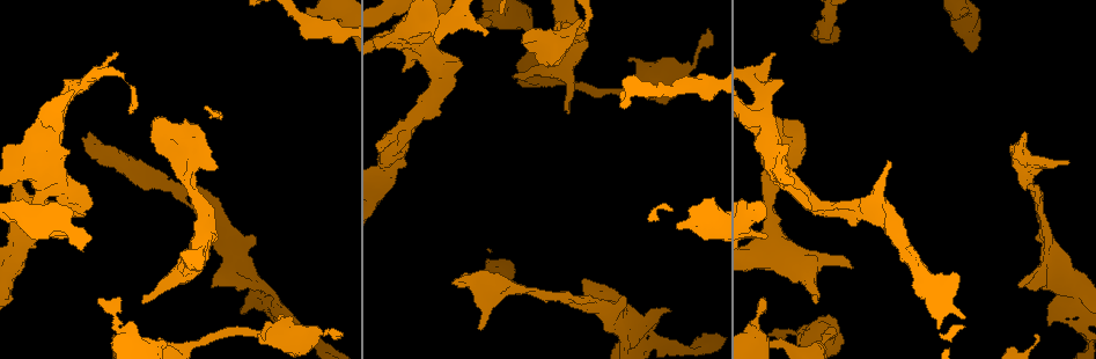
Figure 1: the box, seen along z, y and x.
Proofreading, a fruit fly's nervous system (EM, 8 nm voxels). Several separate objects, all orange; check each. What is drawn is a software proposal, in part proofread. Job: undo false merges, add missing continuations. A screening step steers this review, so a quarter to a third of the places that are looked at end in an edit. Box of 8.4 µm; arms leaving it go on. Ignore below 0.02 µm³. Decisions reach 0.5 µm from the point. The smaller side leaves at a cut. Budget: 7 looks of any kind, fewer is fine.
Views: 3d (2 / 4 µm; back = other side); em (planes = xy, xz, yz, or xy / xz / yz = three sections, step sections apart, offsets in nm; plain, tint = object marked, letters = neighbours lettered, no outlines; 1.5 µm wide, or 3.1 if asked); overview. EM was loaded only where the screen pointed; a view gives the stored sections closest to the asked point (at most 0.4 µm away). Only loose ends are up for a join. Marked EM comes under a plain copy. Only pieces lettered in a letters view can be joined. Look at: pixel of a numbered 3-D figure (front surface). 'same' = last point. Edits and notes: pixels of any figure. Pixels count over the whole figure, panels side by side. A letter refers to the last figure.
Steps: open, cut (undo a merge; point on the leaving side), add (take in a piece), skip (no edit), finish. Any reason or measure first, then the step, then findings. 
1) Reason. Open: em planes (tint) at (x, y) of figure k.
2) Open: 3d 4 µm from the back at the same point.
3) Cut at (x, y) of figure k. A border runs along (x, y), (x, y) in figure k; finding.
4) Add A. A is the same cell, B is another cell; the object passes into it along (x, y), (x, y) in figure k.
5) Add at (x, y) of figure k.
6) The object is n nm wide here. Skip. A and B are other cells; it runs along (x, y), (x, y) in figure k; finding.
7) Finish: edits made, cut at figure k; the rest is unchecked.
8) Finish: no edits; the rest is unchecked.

Abrupt turn. Open: 3d 4 µm at (255, 292) of figure 1.

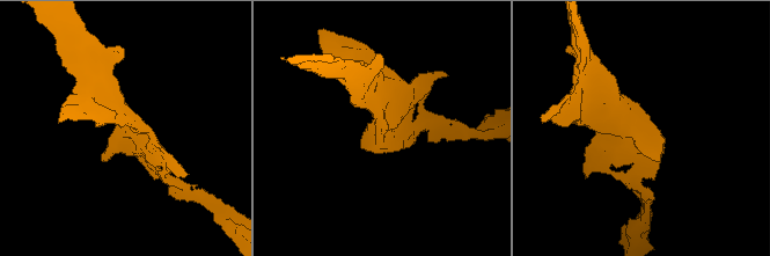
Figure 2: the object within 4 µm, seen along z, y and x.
Open: em planes (tint) at (631, 123) of figure 2.

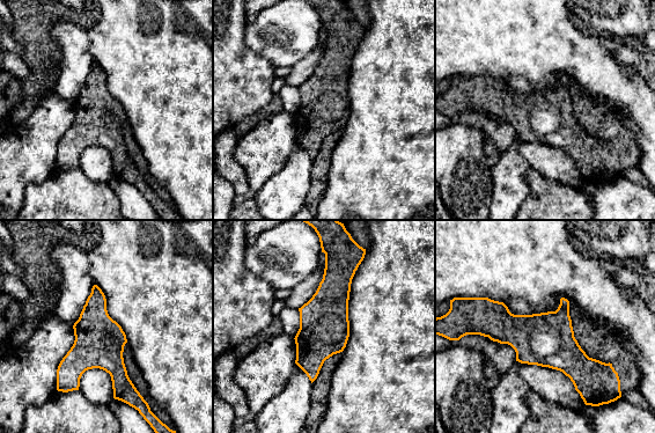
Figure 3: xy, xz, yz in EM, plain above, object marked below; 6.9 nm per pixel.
Open: em planes (letters) at the same point.

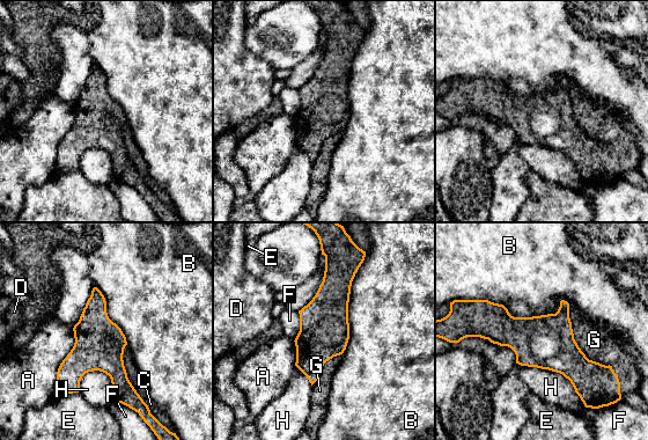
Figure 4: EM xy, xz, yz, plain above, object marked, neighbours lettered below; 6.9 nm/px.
The longest contact is with B, 650 nm. Skip. A, B, C, D, E, F, G and H are other cells; a border runs along (473, 299), (514, 316), (569, 307) in figure 4; all the same neuron.

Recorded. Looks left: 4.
An open end. Open: 3d 4 µm at (224, 212) of figure 1.

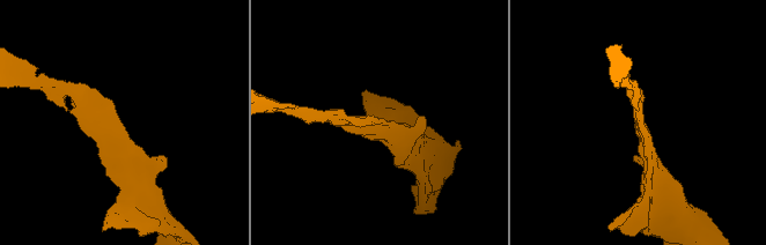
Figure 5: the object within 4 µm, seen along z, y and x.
Open: em xy step 4 (letters) at (115, 115) of figure 5.

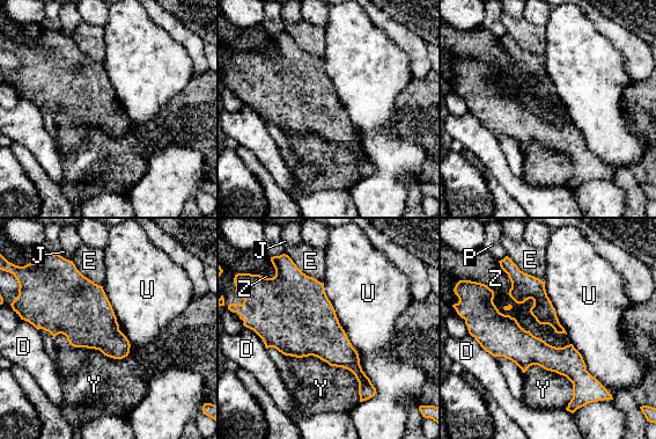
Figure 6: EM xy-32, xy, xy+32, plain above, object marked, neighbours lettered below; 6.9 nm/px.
Open: em planes (letters) at the same point.

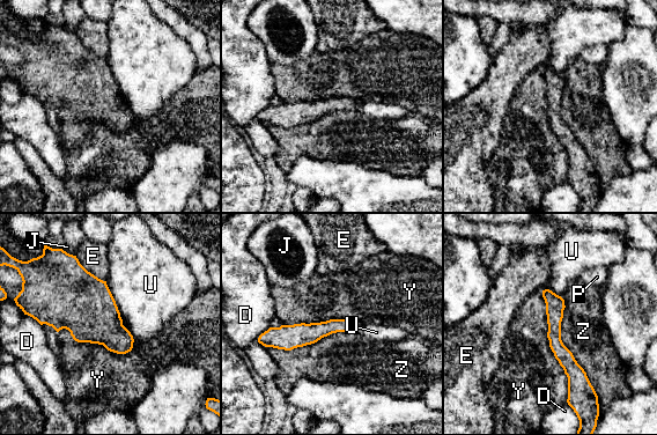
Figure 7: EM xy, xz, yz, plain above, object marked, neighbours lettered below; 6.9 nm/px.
Skip. D, E, J, P, U, Y and Z are other cells; it runs along (545, 293), (571, 376) in figure 7; no lettered piece goes on from it.

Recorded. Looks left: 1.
Finish: no edits; the rest is unchecked.

